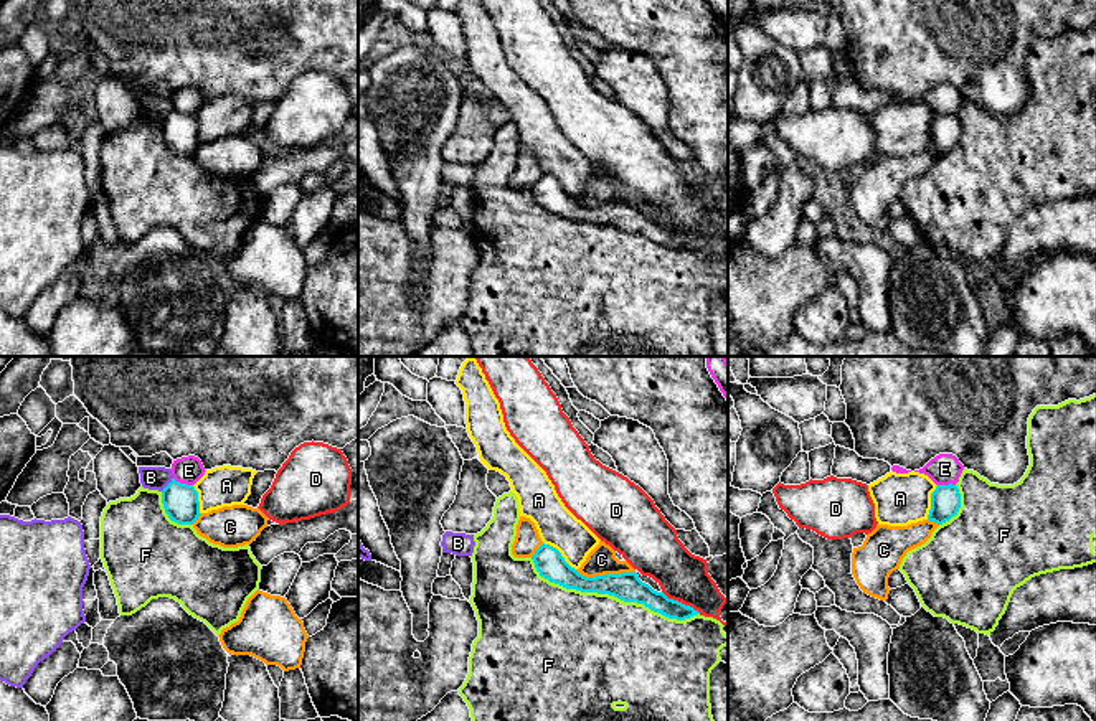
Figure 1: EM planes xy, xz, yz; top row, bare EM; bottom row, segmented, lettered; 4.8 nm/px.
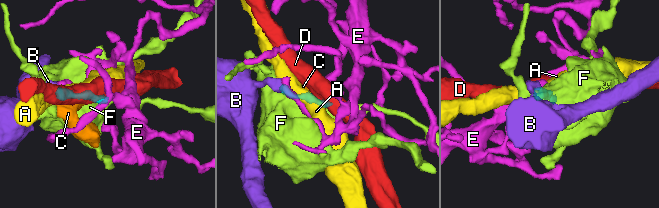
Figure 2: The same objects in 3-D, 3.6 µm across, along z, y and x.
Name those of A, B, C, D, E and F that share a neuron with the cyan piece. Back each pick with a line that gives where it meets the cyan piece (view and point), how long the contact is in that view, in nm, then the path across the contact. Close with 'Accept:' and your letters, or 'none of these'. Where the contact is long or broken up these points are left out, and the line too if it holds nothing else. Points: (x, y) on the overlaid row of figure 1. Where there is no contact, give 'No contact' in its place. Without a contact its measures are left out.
Accept: none of these

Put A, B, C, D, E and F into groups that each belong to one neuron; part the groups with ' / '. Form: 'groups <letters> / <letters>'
groups A / B / C / D / E / F

